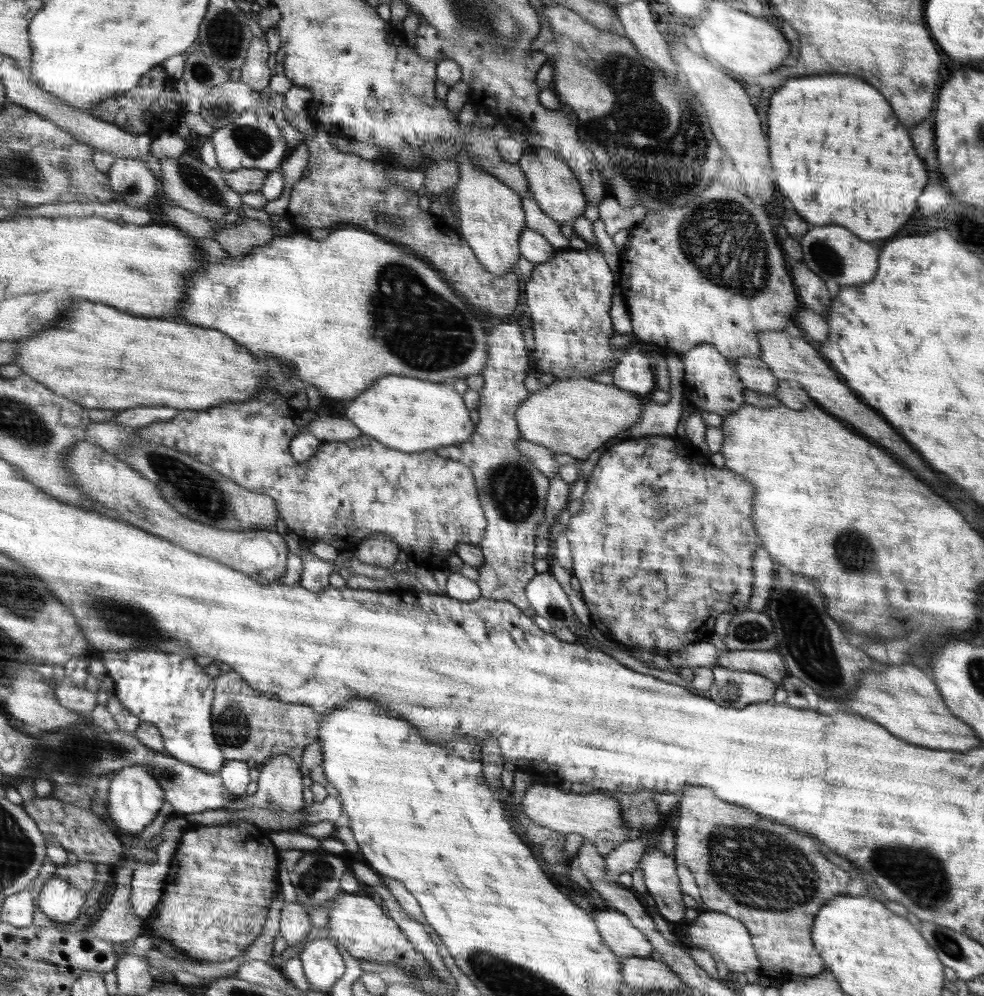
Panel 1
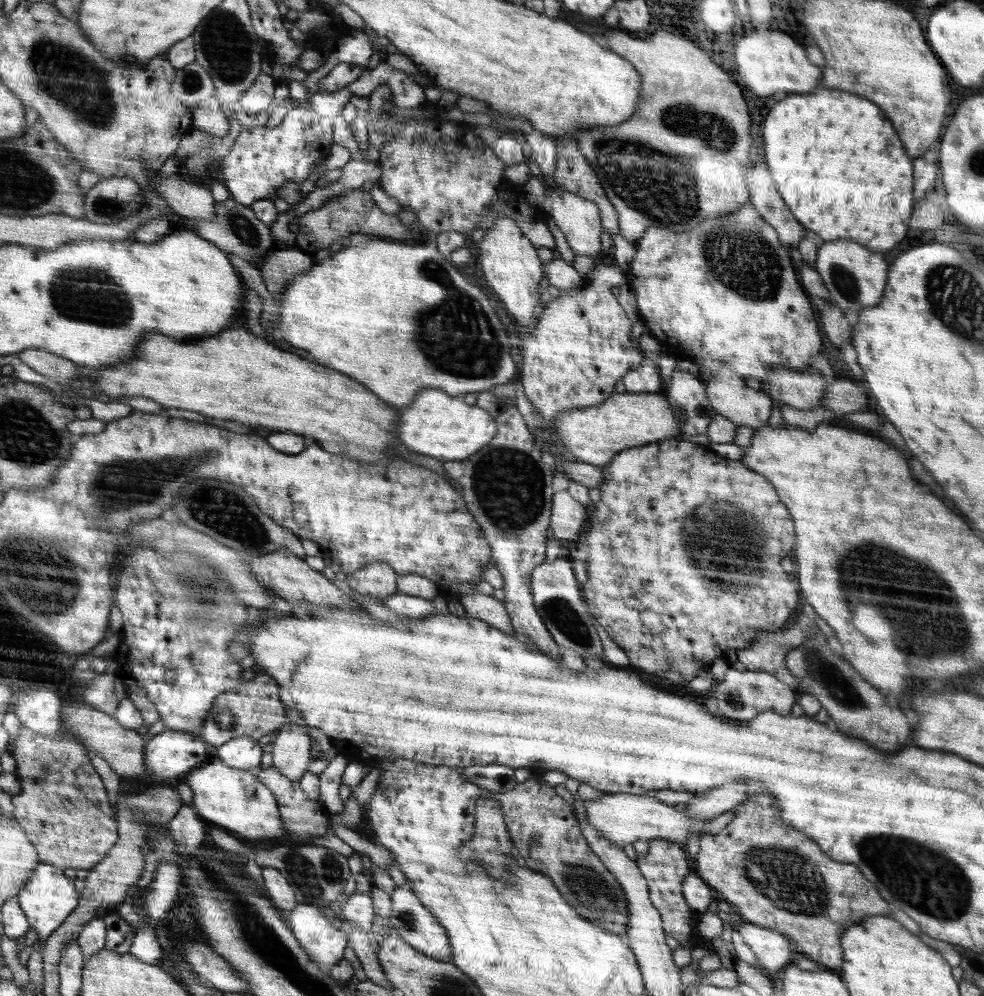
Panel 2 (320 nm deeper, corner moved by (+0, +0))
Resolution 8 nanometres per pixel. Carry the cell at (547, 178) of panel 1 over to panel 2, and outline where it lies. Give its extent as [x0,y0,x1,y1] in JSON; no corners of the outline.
[545,187,600,260]

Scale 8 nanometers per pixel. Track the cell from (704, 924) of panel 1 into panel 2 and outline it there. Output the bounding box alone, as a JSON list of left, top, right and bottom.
[734,921,800,975]

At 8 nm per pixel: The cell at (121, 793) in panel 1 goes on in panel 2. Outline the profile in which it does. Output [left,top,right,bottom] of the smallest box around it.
[144,732,206,785]

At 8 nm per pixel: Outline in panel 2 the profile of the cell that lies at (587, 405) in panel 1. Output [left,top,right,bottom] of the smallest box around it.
[553,393,680,467]

